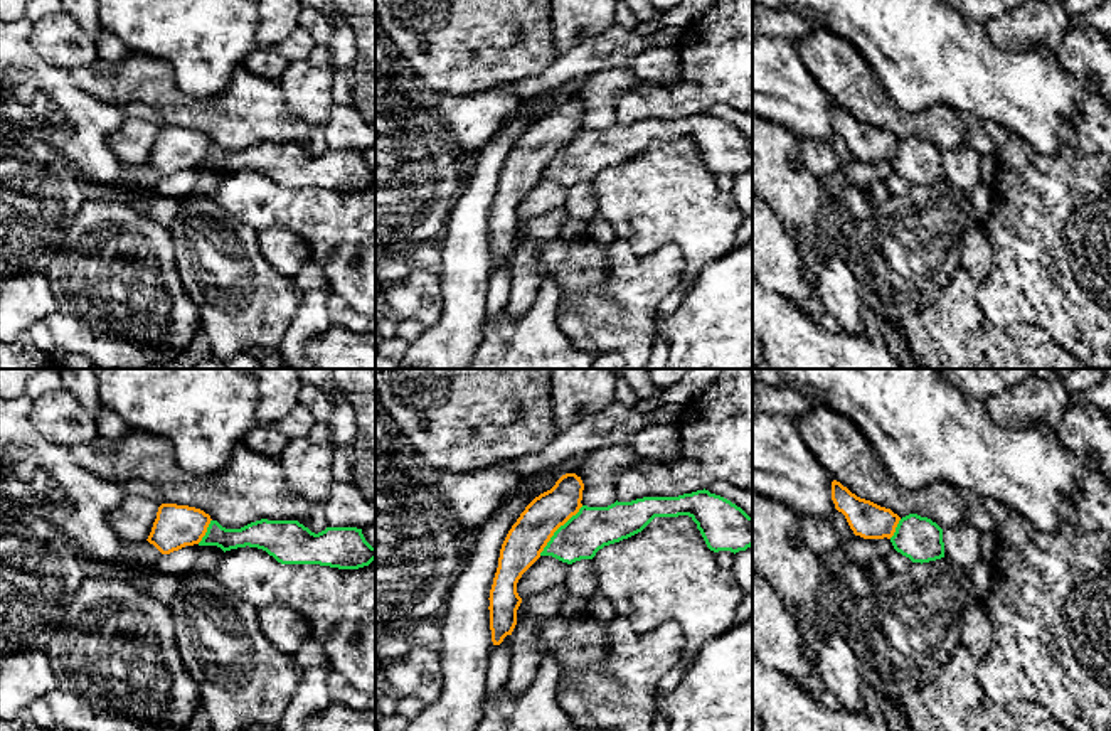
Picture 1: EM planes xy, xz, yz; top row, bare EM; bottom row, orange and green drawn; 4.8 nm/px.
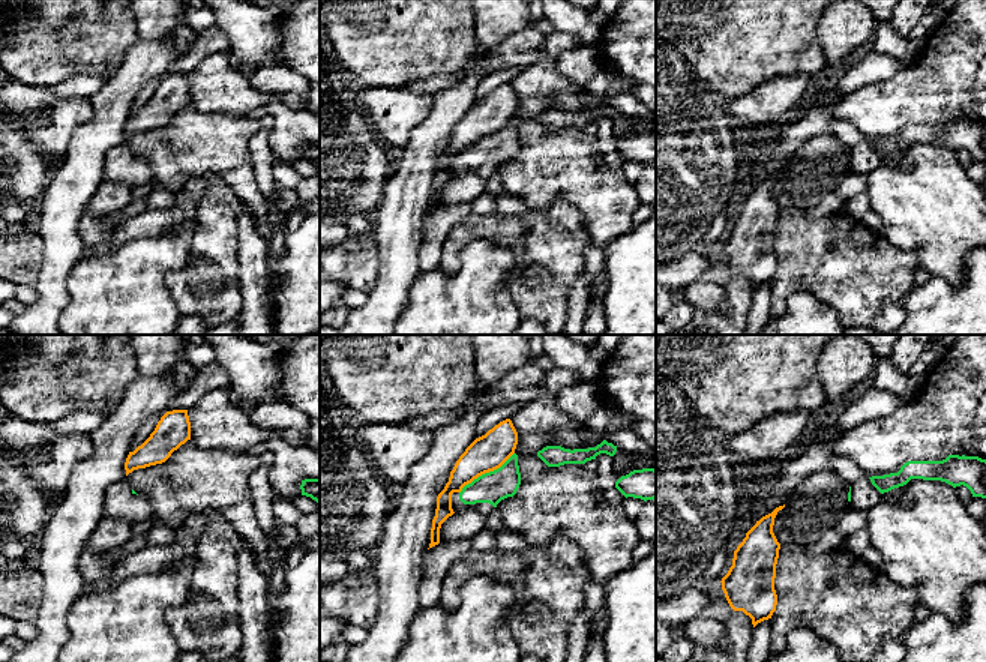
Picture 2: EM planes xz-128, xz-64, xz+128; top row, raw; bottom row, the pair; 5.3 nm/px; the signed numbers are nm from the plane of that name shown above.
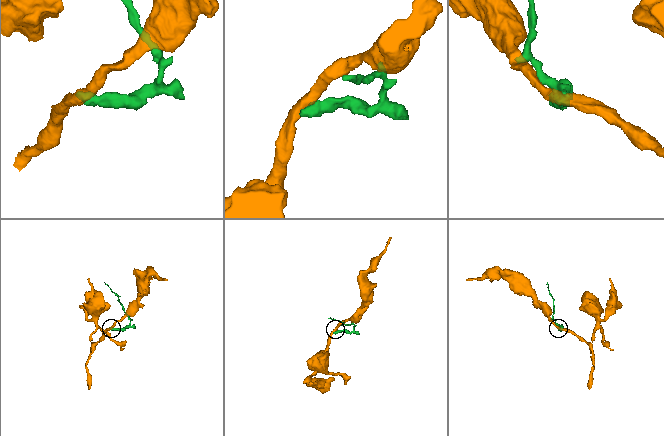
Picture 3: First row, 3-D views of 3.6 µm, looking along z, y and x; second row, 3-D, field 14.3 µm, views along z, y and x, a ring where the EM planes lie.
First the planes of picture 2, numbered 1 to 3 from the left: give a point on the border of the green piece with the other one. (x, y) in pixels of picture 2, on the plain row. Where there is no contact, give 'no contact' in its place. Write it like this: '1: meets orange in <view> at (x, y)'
1: no contact
2: meets orange in xz-64 at (485, 135)
3: no contact

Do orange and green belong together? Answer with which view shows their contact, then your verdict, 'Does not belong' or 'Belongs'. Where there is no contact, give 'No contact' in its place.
Touches orange in xz. Does not belong

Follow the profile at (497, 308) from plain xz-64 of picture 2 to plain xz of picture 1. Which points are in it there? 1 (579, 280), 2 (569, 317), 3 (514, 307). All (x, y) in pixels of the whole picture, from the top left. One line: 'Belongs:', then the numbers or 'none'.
Belongs: none

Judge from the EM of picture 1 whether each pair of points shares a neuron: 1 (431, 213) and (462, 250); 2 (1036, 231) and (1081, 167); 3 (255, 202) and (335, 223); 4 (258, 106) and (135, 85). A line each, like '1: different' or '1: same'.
1: different
2: same
3: same
4: same

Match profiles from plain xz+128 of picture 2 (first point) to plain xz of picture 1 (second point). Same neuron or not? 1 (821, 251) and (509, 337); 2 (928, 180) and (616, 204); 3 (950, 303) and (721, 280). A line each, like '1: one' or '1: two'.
1: two
2: one
3: one

